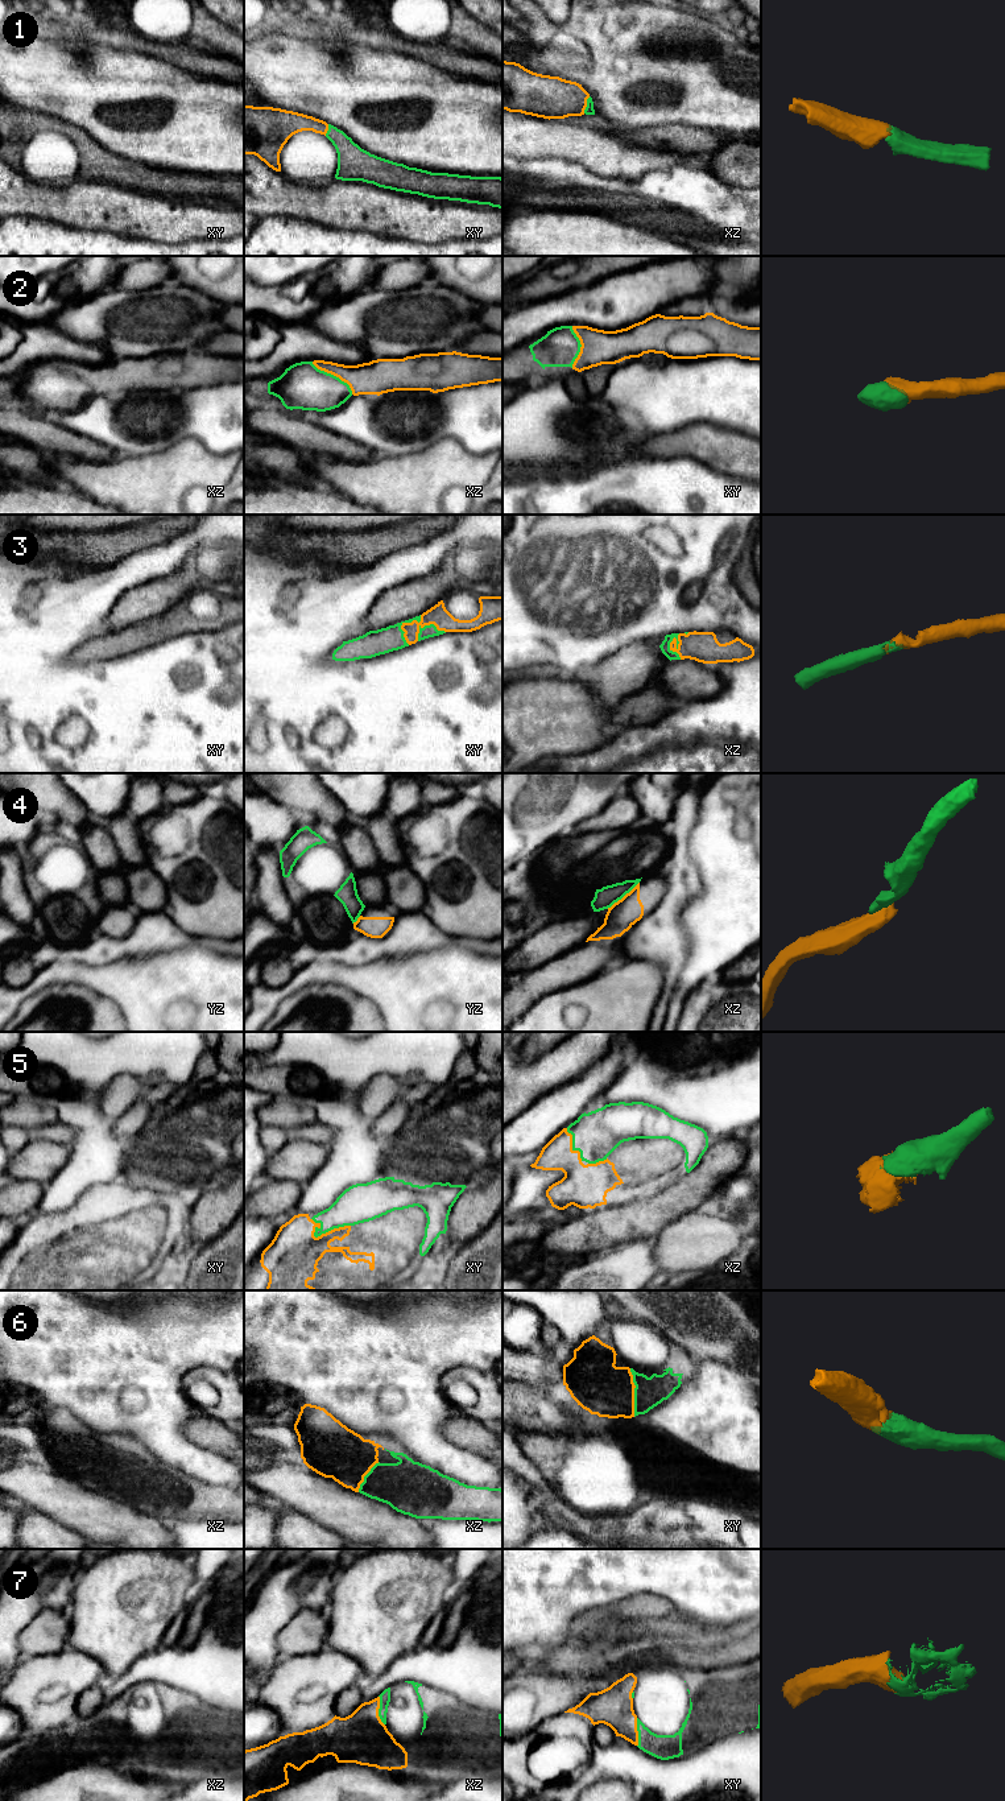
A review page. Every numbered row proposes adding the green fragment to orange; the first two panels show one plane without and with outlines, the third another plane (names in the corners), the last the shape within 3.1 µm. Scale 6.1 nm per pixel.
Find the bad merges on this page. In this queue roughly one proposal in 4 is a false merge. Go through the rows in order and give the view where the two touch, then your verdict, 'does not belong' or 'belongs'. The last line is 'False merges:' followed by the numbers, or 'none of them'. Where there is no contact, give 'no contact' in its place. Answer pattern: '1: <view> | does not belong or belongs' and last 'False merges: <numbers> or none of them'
1: xz | belongs
2: xz | belongs
3: xy | belongs
4: xz | does not belong
5: xy | belongs
6: xy | belongs
7: xz | belongs
False merges: 4

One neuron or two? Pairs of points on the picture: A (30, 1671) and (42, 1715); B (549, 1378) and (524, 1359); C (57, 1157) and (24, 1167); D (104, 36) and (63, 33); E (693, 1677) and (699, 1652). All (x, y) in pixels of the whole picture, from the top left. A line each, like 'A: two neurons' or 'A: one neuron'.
A: one neuron
B: one neuron
C: one neuron
D: one neuron
E: two neurons

